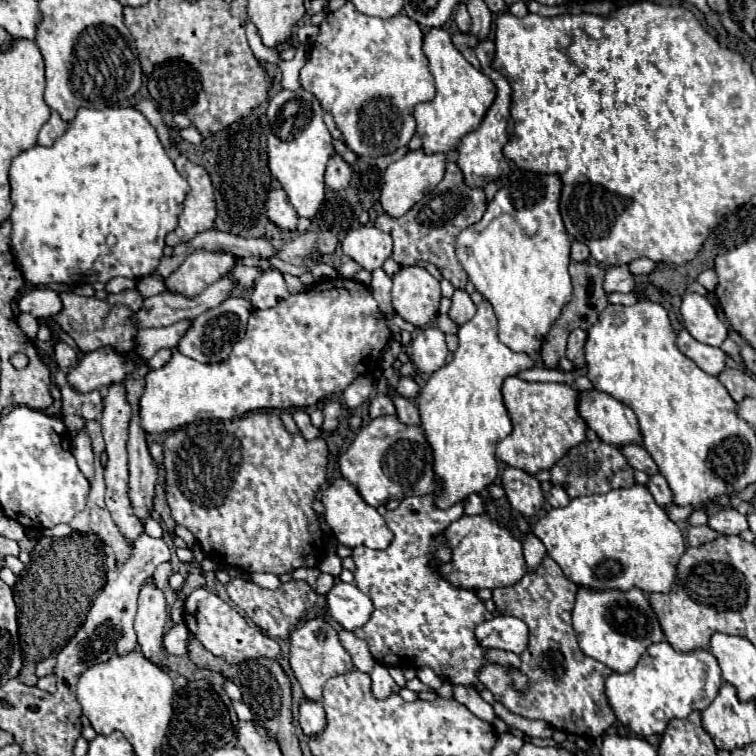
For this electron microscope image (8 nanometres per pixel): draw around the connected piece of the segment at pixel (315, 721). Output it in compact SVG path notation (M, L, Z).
M303 699L301 707L299 707L299 723L301 723L301 729L305 735L309 735L309 737L319 735L327 725L323 705Z

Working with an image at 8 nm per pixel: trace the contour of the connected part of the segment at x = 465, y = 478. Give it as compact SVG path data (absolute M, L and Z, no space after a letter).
M481 301L473 319L459 327L459 347L455 359L437 369L419 395L421 427L435 457L435 477L439 479L437 507L447 509L471 493L483 493L497 479L499 463L495 447L513 425L503 403L501 385L507 377L531 369L537 361L527 353L515 353L497 339L497 317L489 301Z

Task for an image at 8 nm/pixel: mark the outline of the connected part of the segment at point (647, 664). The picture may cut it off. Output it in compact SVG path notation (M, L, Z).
M667 641L649 645L639 663L629 673L613 673L607 683L607 699L617 719L635 735L661 735L671 719L683 719L695 709L705 709L721 689L721 669L713 653L697 649L691 653L675 651Z

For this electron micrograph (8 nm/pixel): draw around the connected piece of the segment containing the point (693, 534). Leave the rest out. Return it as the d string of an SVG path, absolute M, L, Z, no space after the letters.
M699 525L699 527L689 527L689 533L687 533L687 539L689 539L689 545L697 547L697 545L703 545L707 541L713 541L718 534L709 529L707 525Z

